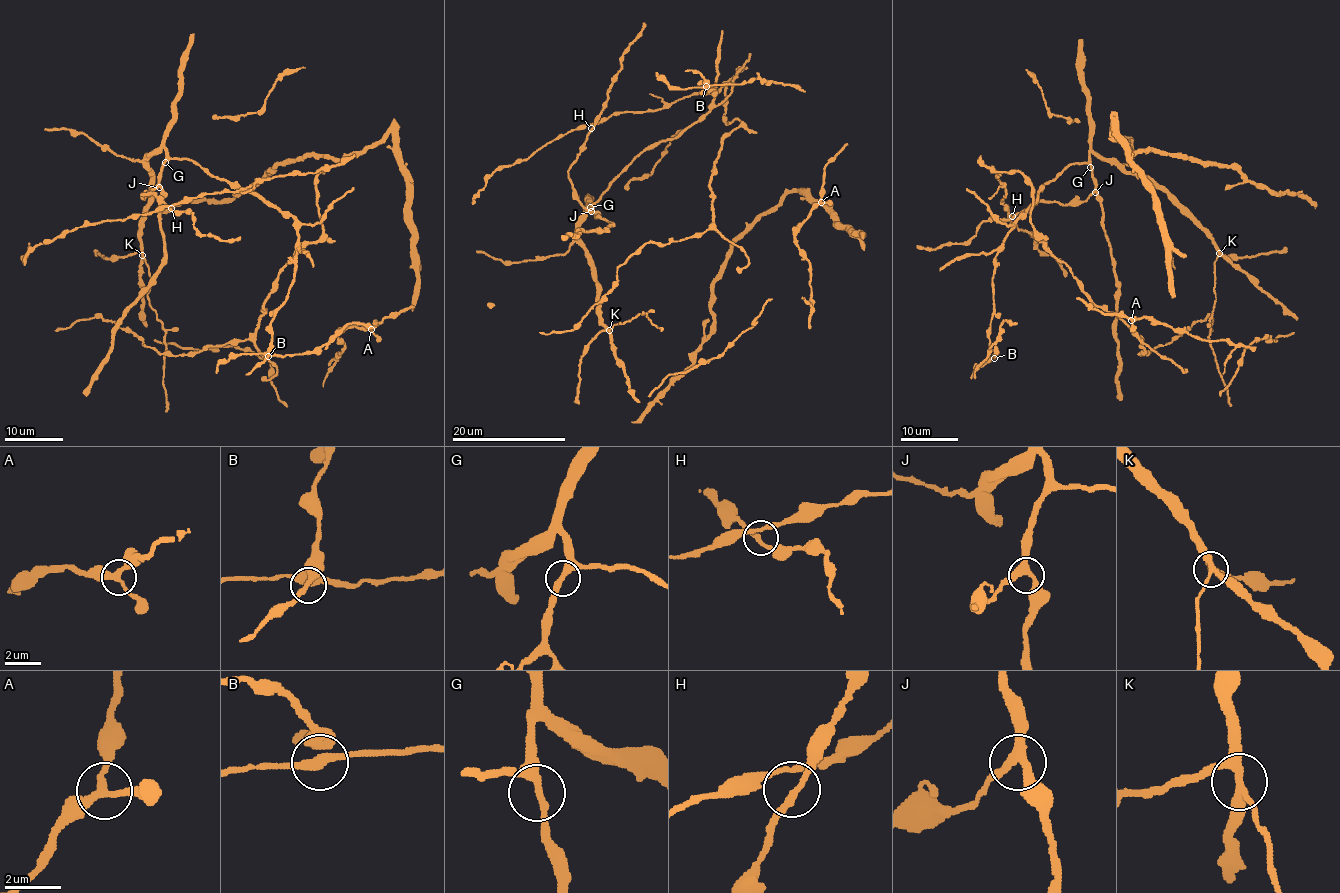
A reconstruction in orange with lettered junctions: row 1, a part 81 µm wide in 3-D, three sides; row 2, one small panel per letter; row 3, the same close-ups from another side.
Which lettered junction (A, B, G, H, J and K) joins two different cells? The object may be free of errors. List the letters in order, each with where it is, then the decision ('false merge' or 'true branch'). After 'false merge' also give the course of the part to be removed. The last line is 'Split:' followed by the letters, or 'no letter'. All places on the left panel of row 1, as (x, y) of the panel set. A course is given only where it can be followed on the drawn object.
A: place (371, 329); true branch
B: place (268, 356); true branch
G: place (165, 162); true branch
H: place (171, 208); true branch
J: place (159, 187); true branch
K: place (142, 255); false merge; course (143, 255), (151, 278), (149, 306), (165, 332), (163, 381), (167, 412)
Split: K

